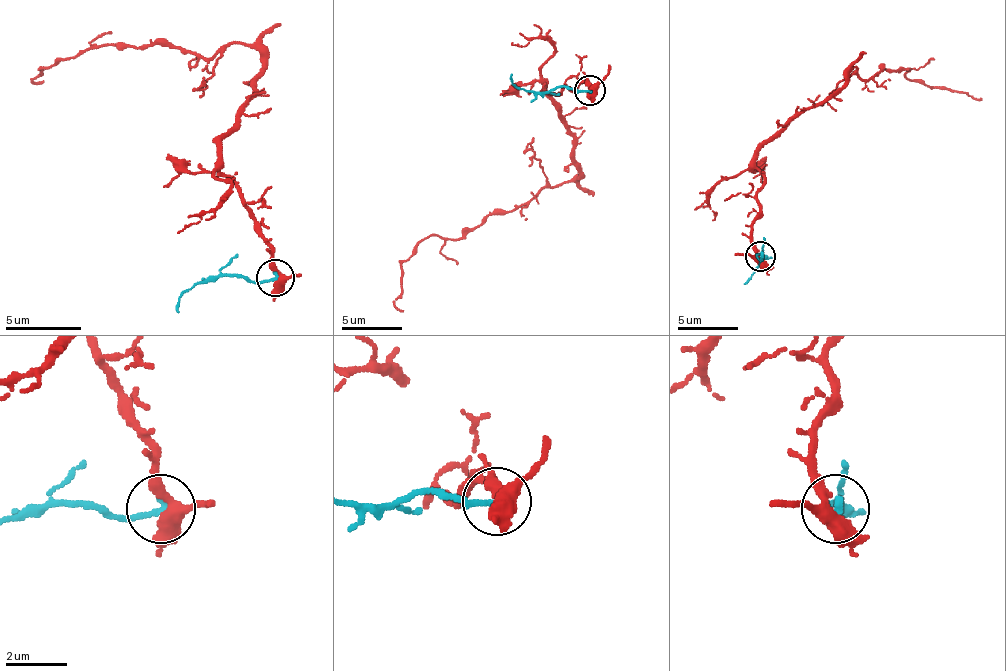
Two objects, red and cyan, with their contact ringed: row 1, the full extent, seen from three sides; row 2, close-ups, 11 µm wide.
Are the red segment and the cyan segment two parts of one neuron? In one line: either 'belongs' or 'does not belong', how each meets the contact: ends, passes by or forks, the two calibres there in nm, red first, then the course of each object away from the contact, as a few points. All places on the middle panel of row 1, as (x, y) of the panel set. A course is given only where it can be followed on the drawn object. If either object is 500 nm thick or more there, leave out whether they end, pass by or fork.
does not belong; red forks there; cyan ends there; 380 nm thick on the red side, 240 nm on the other; red runs (589, 88), (546, 85), (580, 176), (455, 240), (428, 236), (401, 264), (404, 309); cyan runs (589, 91), (567, 88), (525, 91), (513, 82), (513, 73)

